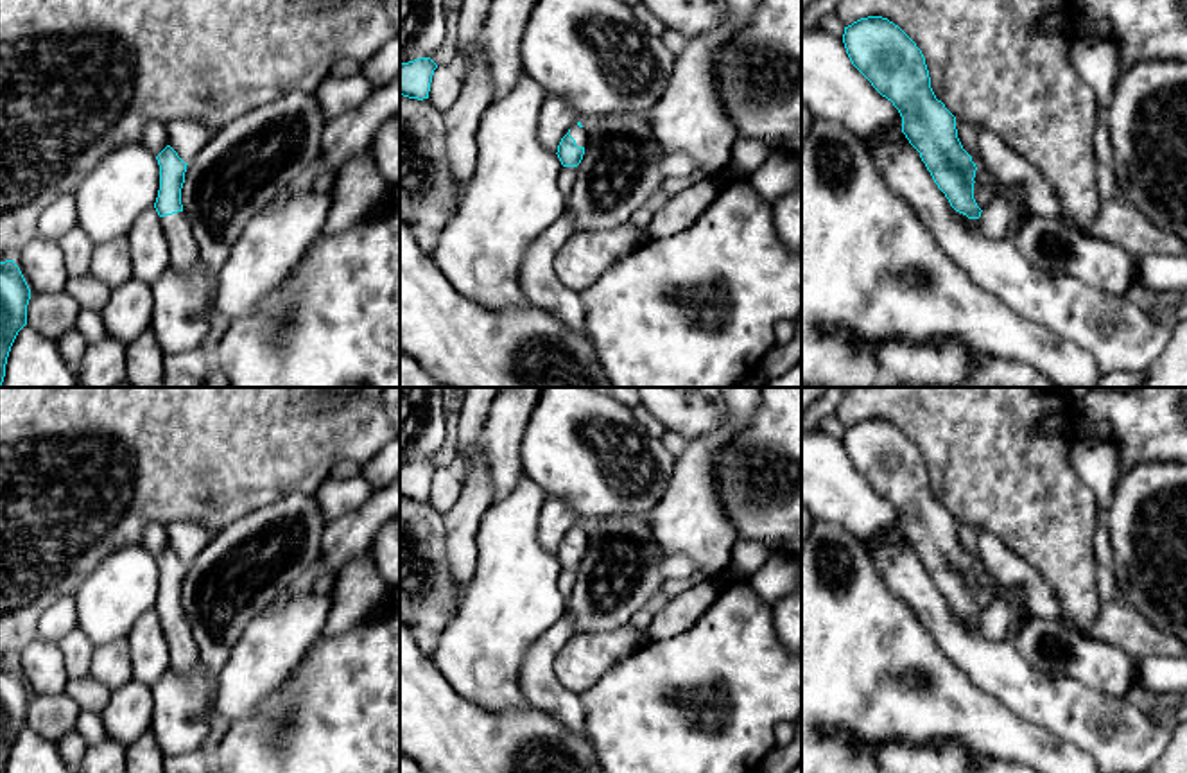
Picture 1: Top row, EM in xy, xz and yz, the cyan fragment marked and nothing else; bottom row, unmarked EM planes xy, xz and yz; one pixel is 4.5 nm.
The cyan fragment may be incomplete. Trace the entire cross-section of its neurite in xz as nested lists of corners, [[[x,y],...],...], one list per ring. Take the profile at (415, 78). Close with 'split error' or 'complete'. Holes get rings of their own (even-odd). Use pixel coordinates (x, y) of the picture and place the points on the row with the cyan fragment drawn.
[[[430,57],[400,63],[400,95],[409,99],[429,99],[432,75],[438,65]]]; complete

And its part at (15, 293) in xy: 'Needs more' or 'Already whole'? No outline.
Already whole

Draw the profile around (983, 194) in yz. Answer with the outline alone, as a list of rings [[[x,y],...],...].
[[[979,167],[975,170],[974,181],[975,181],[974,199],[981,210],[995,197],[1002,197],[1008,203],[1009,206],[1008,239],[1011,239],[1015,231],[1022,226],[1022,221],[1027,219],[1033,212],[1009,185],[997,179],[993,185],[986,185],[979,176]]]

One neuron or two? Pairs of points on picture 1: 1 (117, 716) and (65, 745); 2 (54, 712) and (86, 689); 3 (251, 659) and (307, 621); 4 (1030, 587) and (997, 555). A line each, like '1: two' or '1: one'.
1: one
2: one
3: one
4: one

